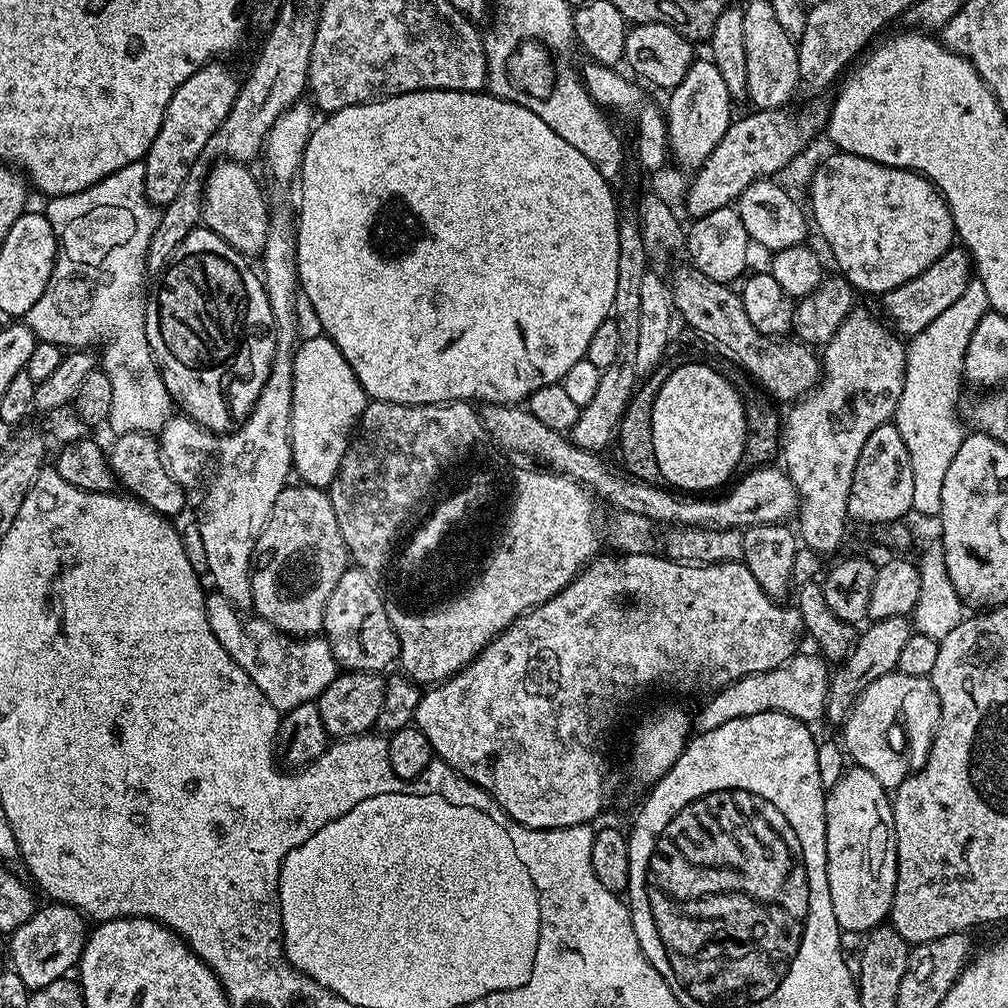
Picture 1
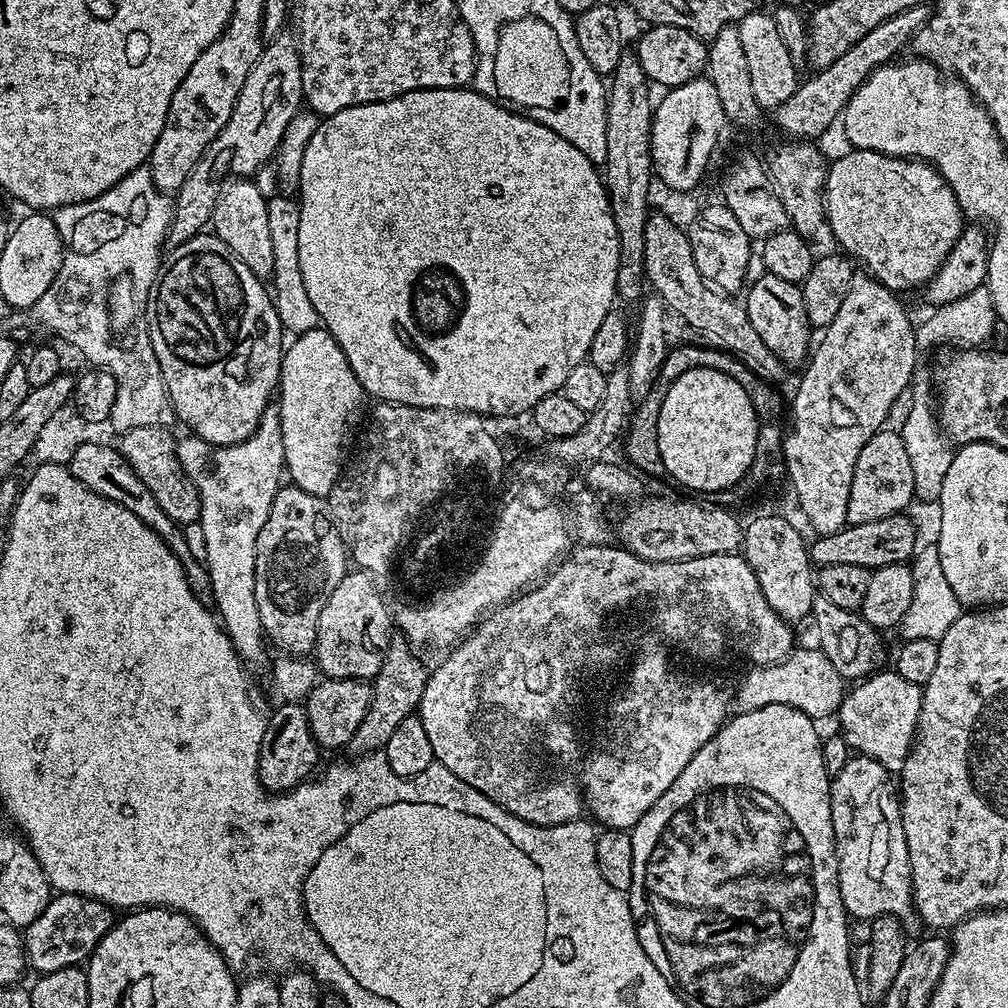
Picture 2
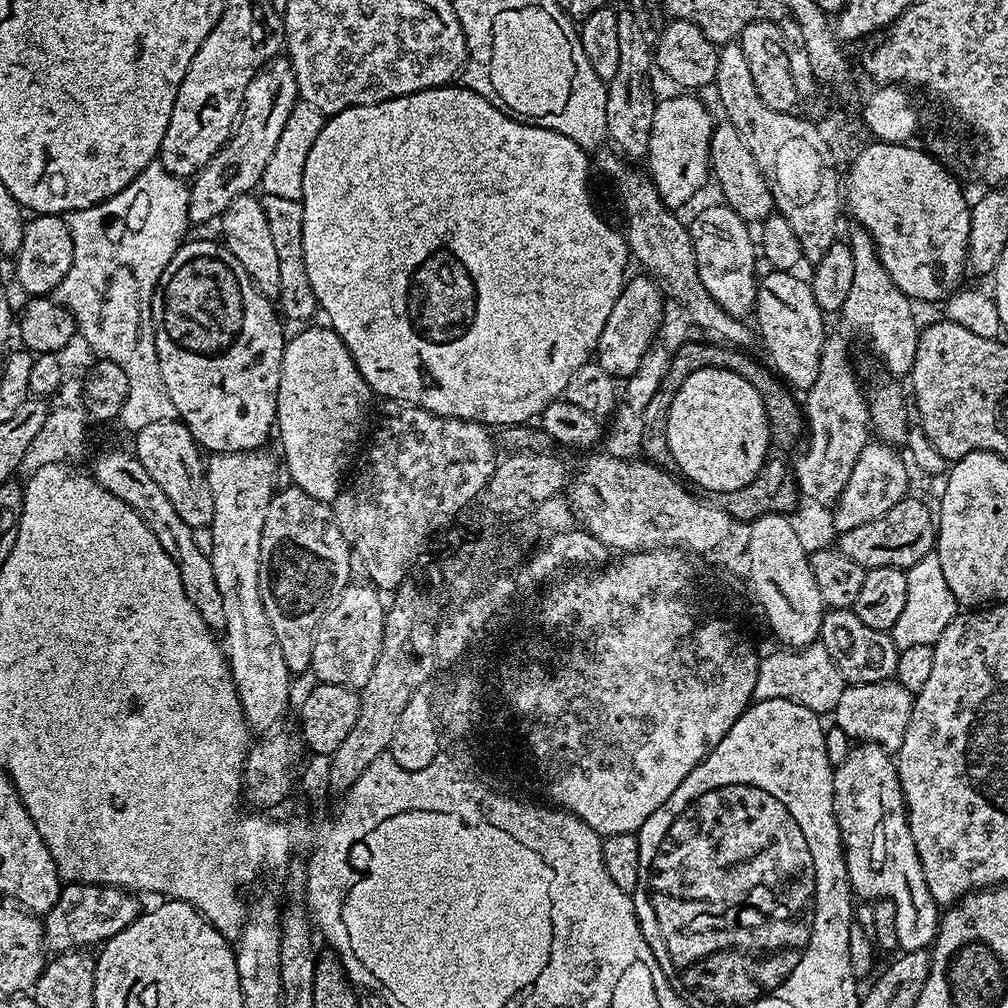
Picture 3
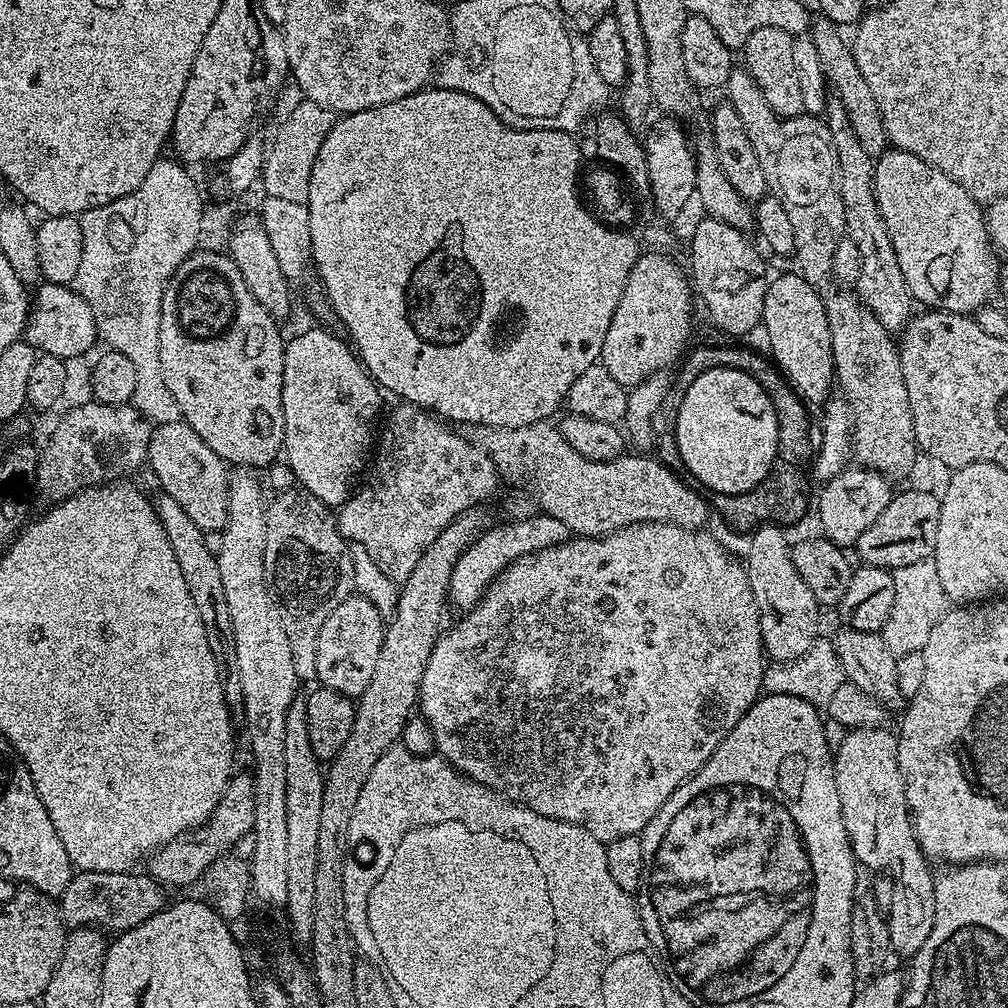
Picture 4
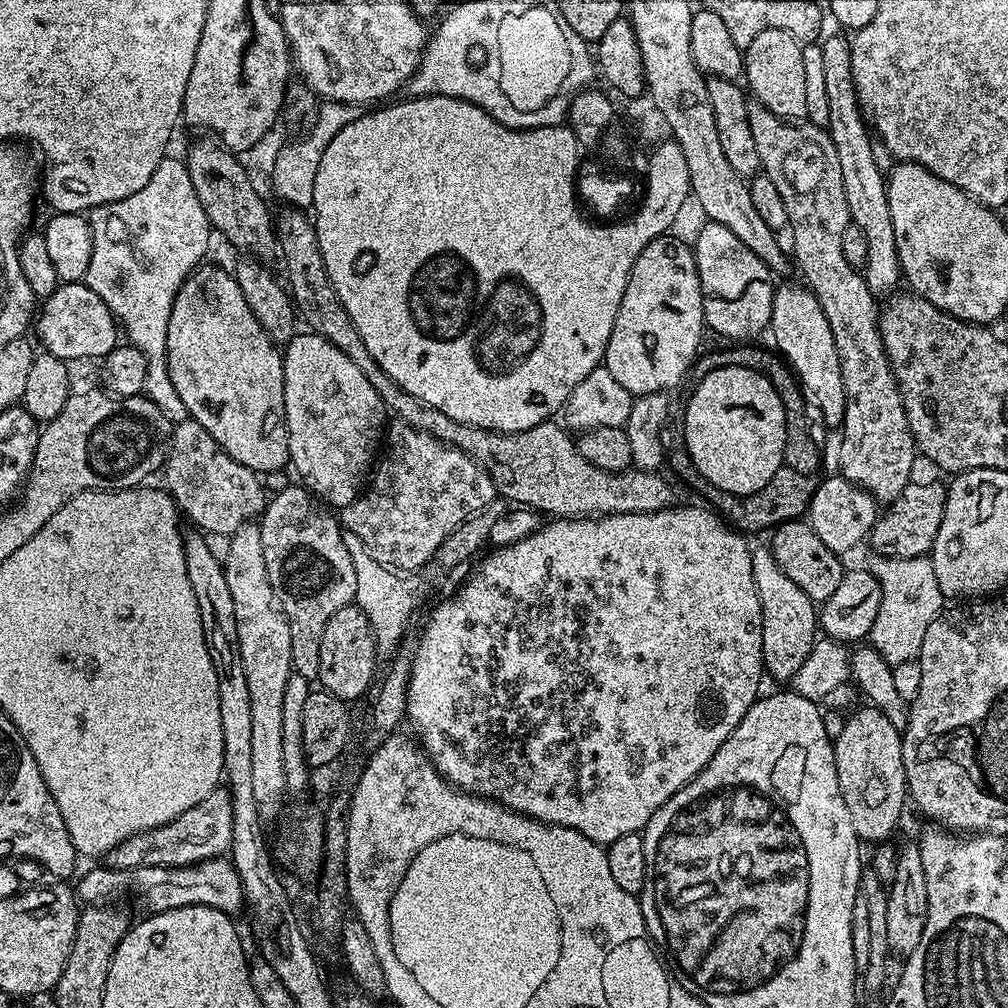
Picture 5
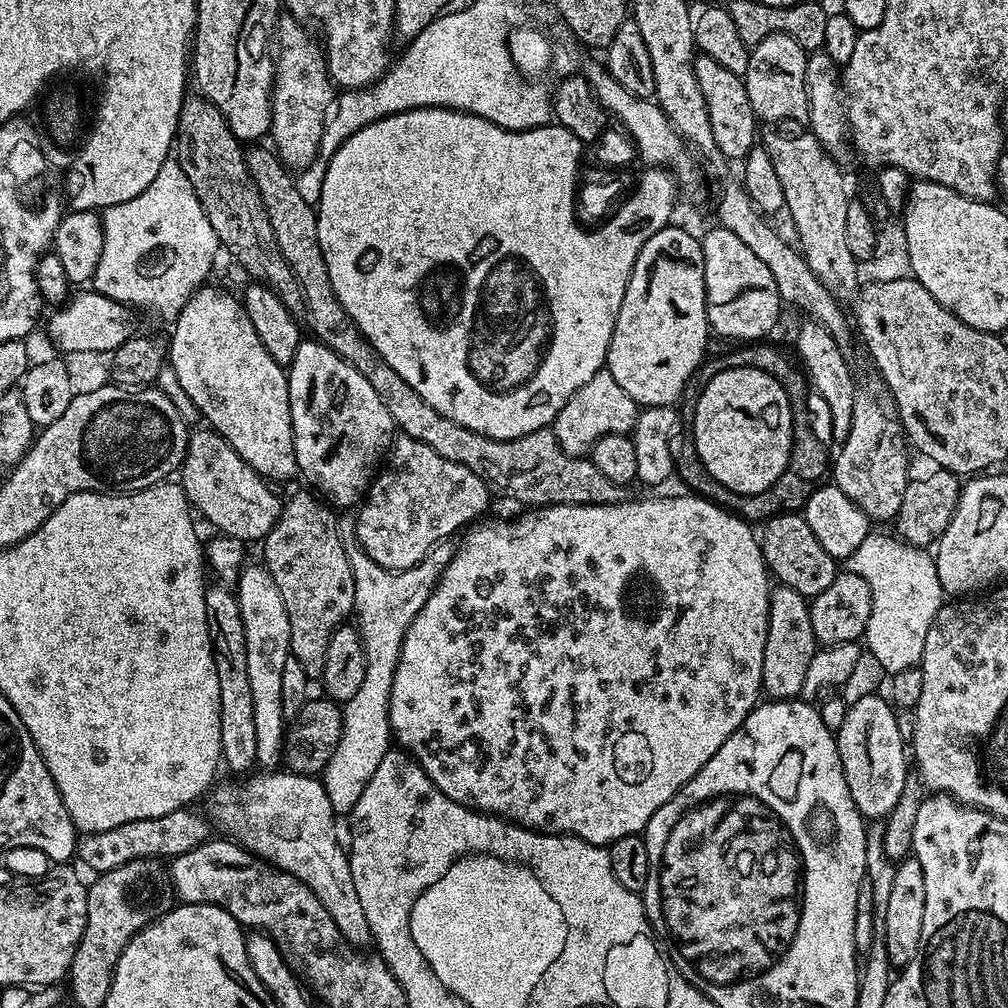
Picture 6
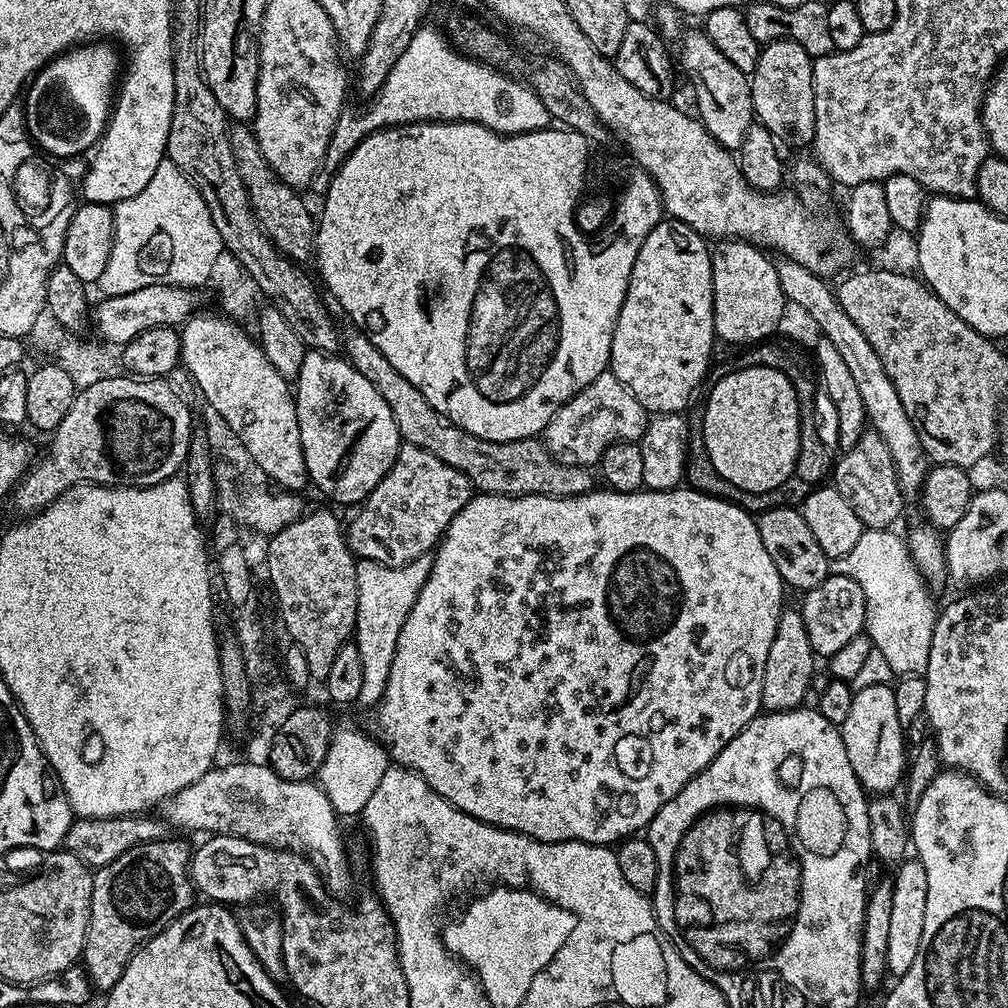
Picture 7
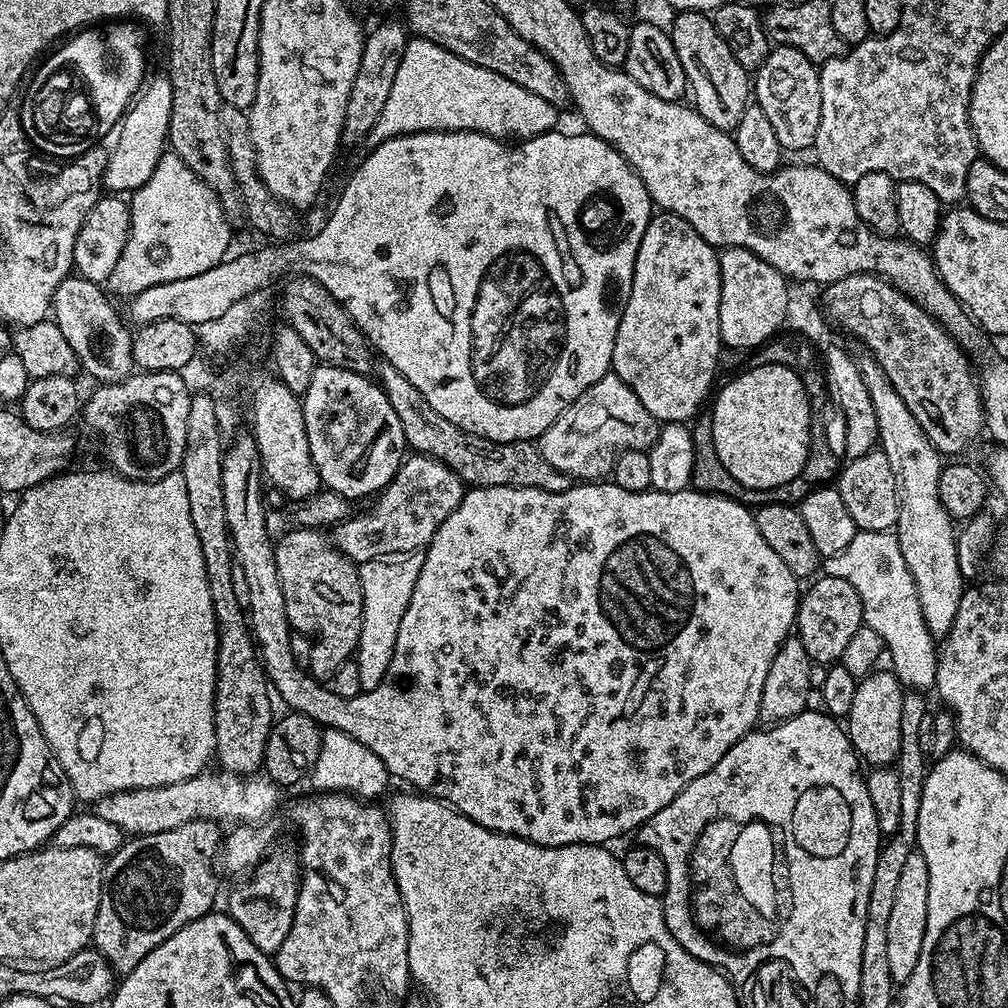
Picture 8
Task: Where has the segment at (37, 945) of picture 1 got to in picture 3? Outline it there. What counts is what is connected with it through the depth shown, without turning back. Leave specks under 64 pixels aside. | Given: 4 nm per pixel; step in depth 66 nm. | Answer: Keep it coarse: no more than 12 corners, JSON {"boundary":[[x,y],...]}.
{"boundary":[[65,883],[43,917],[52,954],[103,945],[142,911],[127,888]]}

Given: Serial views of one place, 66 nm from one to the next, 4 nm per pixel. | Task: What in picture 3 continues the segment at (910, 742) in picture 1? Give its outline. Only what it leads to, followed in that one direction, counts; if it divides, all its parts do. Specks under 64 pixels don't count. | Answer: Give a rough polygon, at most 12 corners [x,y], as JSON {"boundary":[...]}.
{"boundary":[[895,682],[848,684],[835,727],[895,754],[913,693]]}

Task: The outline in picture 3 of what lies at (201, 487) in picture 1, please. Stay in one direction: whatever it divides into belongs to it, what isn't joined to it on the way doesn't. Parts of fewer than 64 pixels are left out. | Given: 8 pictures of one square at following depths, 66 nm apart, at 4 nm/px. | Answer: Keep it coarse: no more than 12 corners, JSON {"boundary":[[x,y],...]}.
{"boundary":[[206,460],[222,647],[256,734],[293,673],[258,586],[277,461]]}

